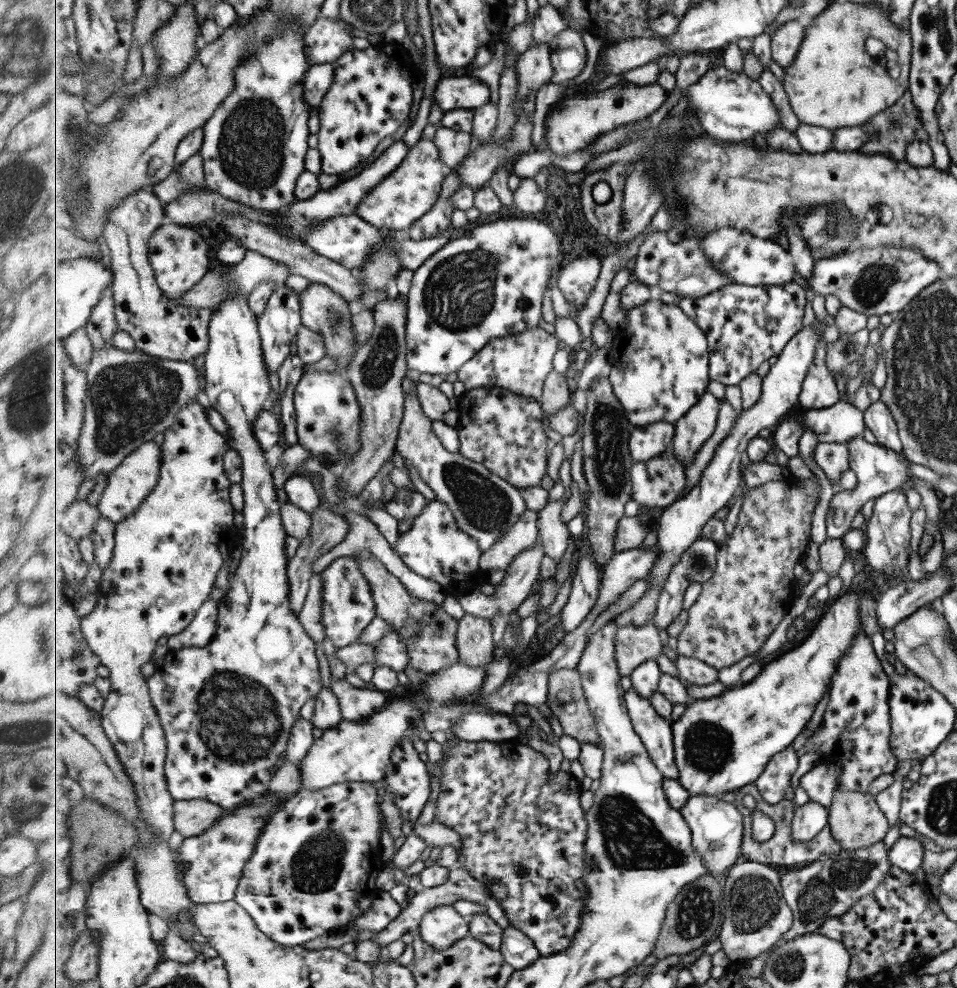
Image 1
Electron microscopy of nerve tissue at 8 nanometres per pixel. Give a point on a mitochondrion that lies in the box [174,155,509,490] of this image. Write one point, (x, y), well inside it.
(457, 296)

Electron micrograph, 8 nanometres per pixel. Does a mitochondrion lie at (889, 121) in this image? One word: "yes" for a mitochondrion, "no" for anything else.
yes

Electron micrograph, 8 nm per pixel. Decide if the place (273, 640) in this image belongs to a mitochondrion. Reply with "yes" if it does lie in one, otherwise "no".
no

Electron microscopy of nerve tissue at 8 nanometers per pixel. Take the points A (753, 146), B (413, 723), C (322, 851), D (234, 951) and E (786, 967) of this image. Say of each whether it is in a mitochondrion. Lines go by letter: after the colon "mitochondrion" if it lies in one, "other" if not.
A: other
B: other
C: mitochondrion
D: other
E: mitochondrion

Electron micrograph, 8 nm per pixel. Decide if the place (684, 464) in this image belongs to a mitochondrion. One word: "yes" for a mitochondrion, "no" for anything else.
no

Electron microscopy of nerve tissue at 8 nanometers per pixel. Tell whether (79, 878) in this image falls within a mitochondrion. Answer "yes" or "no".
no

